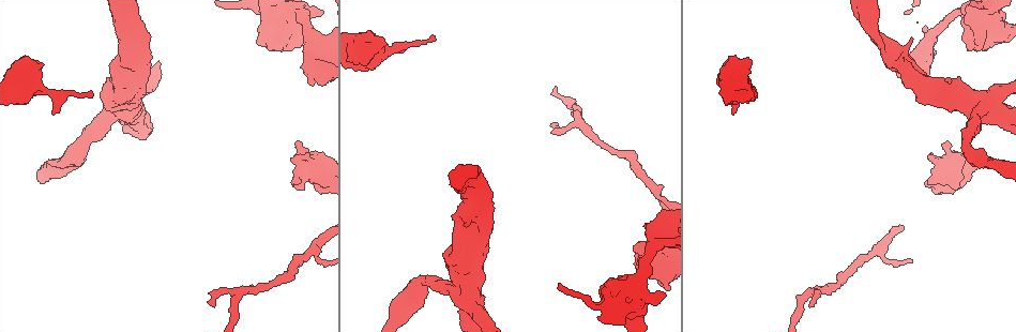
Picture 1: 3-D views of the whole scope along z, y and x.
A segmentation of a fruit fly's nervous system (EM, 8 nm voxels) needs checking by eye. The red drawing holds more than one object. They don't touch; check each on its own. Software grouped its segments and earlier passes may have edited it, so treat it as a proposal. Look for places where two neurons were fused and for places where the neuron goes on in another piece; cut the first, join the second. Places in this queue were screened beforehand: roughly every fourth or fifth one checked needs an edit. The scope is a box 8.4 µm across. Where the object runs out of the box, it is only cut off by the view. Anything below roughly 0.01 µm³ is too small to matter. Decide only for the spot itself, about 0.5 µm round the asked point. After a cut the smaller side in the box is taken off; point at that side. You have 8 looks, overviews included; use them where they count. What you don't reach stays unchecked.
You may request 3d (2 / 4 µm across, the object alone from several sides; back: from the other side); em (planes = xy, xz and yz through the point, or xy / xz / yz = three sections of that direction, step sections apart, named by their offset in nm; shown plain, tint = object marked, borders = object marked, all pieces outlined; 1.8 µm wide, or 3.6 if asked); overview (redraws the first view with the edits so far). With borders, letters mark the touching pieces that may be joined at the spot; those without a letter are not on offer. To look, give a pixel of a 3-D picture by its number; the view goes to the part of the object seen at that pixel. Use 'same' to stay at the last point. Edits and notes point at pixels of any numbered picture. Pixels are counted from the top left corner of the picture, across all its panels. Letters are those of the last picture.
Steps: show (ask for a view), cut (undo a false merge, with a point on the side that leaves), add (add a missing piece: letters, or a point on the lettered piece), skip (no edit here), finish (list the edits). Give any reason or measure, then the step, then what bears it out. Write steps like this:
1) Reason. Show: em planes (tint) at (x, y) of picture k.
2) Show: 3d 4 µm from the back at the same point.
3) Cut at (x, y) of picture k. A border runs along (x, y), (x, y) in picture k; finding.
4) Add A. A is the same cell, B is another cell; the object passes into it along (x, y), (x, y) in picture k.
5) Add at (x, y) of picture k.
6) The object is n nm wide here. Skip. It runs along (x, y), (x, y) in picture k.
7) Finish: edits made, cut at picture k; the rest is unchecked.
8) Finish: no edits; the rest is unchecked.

Branch stops here. Show: em planes (tint) at (808, 305) of picture 1.

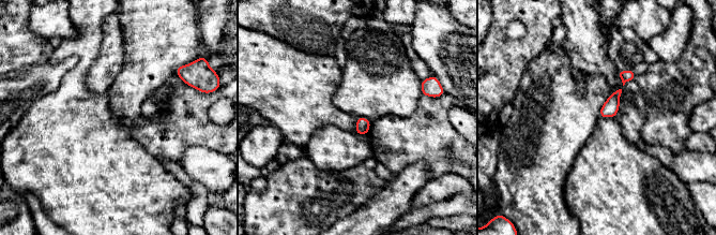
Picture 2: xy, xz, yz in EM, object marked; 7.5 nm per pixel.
Show: em planes (borders) at the same point.

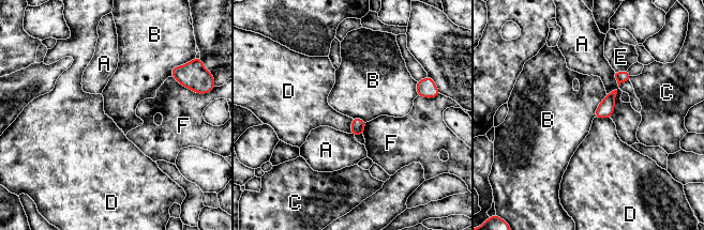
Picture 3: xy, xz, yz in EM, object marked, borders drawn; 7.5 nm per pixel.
The object is 100 nm wide here. Skip. A, B, C, D, E and F are other cells; a border runs along (607, 94), (597, 107), (594, 117) in picture 3; no lettered piece goes on from it.

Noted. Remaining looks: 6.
An open end. Show: em yz step 16 (tint) at (52, 112) of picture 1.

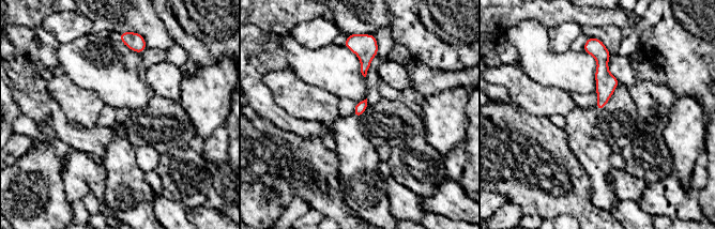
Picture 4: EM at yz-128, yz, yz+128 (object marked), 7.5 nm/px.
Show: em planes (borders) at the same point.

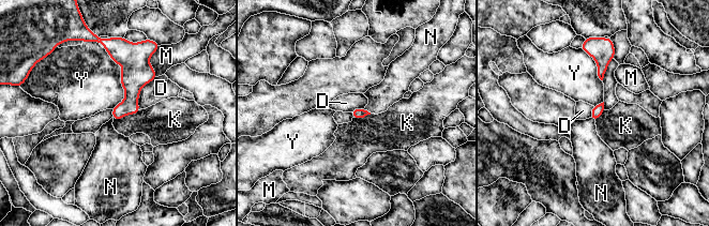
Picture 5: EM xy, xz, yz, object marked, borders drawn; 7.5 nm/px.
Add N. N is the same cell, D, K, M and Y are other cells; the object passes into it along (360, 112), (366, 110), (392, 89) in picture 5; the neuron continues.

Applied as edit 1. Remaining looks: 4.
Abrupt turn. Show: 3d 2 µm at (311, 46) of picture 1.

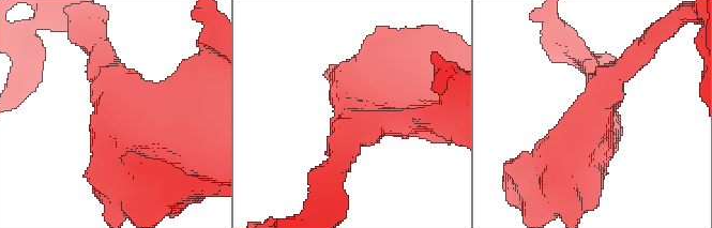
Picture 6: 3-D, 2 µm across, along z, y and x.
Show: em planes (tint) at (596, 111) of picture 6.

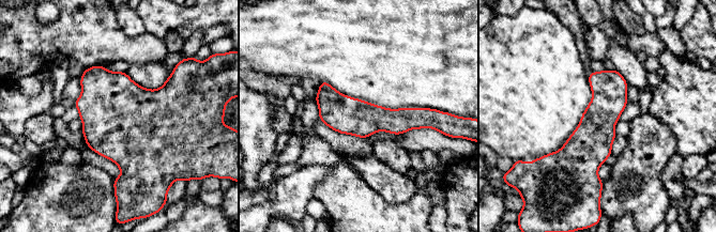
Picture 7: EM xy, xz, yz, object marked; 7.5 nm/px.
See the neighbours. Show: em planes (borders) at the same point.

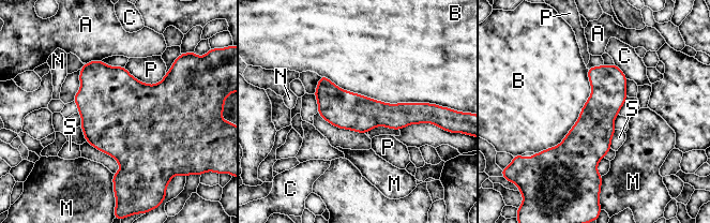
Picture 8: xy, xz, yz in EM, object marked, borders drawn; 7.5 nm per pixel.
Skip. A, B, C, M, N, P and S are other cells; it runs along (614, 68), (591, 134), (592, 176) in picture 8; one neuron here.

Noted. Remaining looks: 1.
Finish: edits made, add at picture 5; the rest is unchecked.

